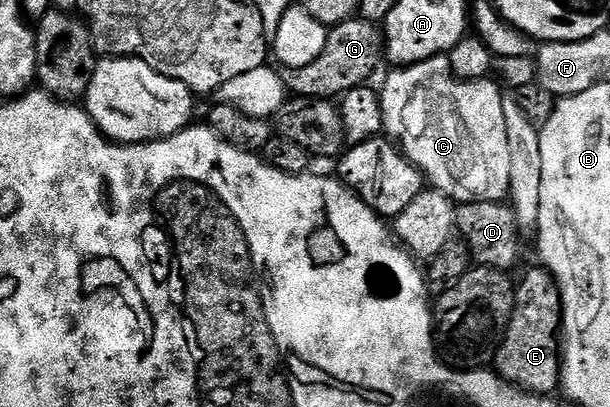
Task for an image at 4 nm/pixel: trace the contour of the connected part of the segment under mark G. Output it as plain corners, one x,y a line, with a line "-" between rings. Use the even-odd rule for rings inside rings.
359,16
347,18
329,29
328,43
318,60
310,60
310,64
302,68
283,71
284,85
297,98
339,99
355,86
365,85
369,81
368,77
375,72
380,58
382,62
385,50
384,35
377,23

